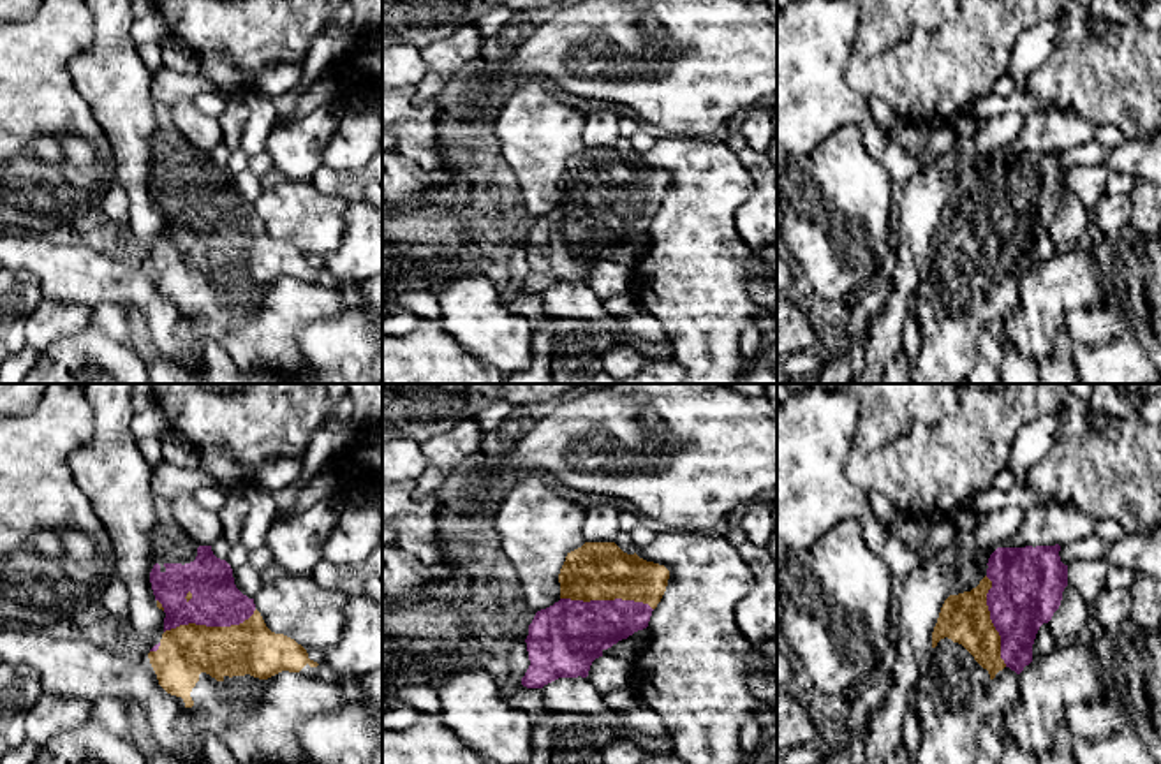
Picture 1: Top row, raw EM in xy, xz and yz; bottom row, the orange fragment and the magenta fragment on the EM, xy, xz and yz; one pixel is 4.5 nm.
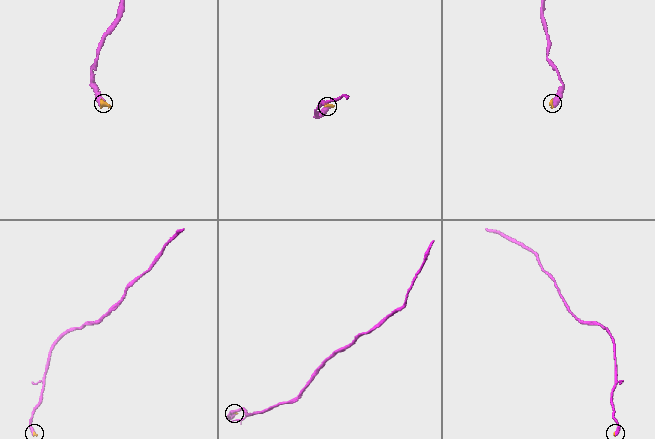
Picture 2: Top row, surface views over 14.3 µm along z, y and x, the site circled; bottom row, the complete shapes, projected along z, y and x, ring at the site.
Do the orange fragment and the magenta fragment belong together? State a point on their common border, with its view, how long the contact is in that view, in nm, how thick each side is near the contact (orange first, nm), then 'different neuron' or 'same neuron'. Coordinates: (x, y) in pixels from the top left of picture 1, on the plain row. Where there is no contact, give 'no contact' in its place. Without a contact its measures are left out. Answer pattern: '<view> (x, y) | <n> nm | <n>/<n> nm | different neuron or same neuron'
xy (210, 233) | 440 nm | 240/220 nm | same neuron

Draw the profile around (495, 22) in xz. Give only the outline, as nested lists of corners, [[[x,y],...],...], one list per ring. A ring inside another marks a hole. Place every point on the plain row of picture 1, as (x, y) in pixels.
[[[497,7],[484,14],[476,26],[479,28],[483,39],[495,37],[495,35],[506,35],[511,18],[514,16],[514,11],[507,7]]]

